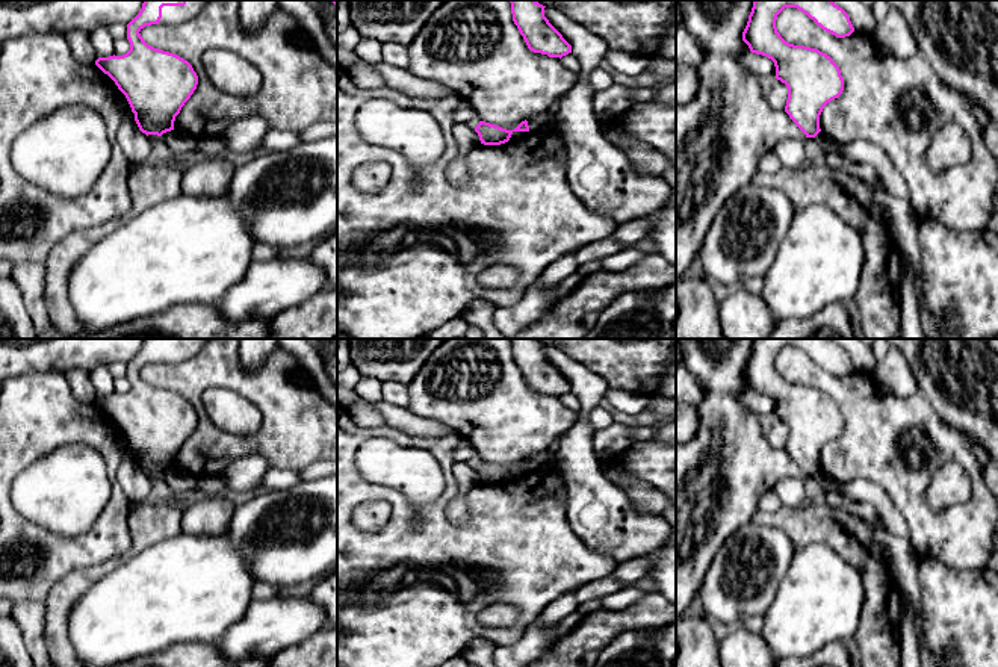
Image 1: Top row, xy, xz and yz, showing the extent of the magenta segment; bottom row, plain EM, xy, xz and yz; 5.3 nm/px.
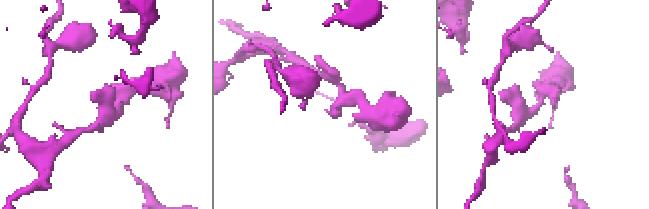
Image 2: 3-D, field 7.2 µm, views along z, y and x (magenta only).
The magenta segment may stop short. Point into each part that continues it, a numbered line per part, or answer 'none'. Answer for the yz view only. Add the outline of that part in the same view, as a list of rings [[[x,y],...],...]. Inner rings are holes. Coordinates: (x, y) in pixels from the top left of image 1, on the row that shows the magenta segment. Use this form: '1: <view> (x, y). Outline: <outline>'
none

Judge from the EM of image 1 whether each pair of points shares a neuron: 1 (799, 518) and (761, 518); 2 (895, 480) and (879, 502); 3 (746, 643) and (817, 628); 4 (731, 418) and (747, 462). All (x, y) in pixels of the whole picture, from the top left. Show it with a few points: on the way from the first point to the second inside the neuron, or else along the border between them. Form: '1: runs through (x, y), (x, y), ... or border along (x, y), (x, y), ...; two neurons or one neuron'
1: runs through (790, 518), (770, 518); one neuron
2: border along (853, 478), (874, 481), (906, 522); two neurons
3: border along (759, 634), (773, 651); two neurons
4: runs through (731, 428), (731, 445), (737, 451); one neuron

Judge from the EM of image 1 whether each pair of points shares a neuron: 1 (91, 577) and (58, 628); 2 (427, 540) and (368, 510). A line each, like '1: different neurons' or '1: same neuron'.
1: same neuron
2: different neurons

